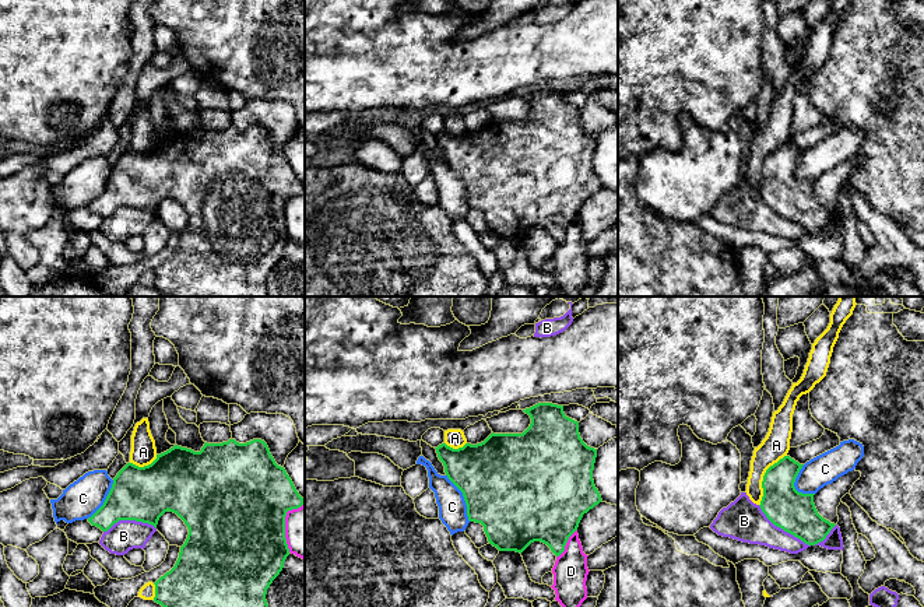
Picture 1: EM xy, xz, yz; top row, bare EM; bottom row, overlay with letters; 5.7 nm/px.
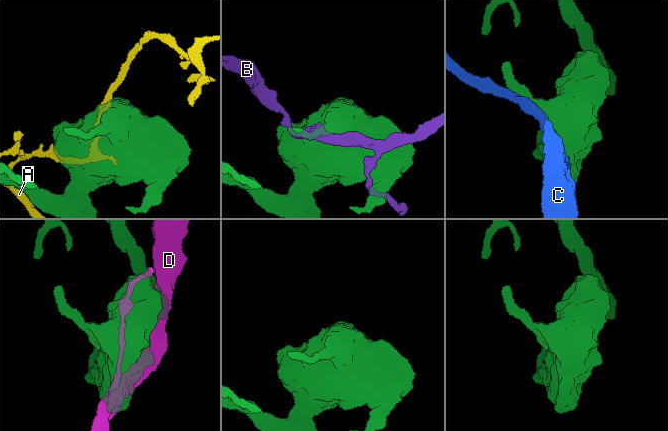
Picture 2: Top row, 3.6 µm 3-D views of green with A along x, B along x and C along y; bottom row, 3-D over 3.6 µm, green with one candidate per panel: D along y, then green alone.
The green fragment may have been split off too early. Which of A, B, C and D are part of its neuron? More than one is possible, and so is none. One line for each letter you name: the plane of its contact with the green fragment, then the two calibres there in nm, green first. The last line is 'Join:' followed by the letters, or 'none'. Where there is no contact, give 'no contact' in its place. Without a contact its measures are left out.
B: contact in yz; calibres 240 and 240 nm
Join: B

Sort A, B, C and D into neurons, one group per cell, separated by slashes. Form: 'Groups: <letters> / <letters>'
Groups: A / B / C / D

